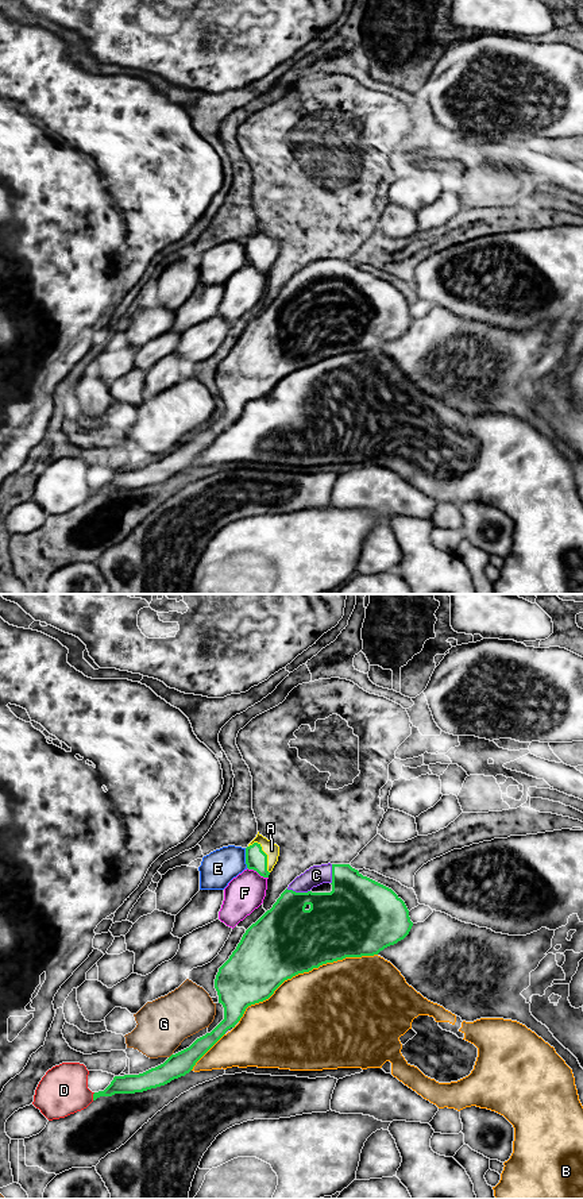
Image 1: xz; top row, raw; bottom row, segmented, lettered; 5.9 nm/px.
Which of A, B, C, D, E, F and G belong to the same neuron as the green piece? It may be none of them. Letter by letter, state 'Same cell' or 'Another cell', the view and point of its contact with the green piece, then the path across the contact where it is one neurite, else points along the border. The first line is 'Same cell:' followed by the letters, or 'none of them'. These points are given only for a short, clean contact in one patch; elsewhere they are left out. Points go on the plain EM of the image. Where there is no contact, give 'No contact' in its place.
Same cell: A, C
A: Same cell. Touches green at xz (266, 251). Path across: xz (255, 254), (266, 251), (271, 245)
B: Another cell. Touches green at xz (305, 366)
C: Same cell. Touches green at xz (298, 288)
D: Another cell. Touches green at xz (93, 492)
E: Another cell. Touches green at xz (246, 253). Boundary: xz (244, 243), (244, 258), (247, 262)
F: Another cell. Touches green at xz (258, 268)
G: Another cell. Touches green at xz (170, 451)

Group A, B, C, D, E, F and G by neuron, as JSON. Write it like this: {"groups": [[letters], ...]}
{"groups": [["A", "C"], ["B"], ["D"], ["E", "F"], ["G"]]}

